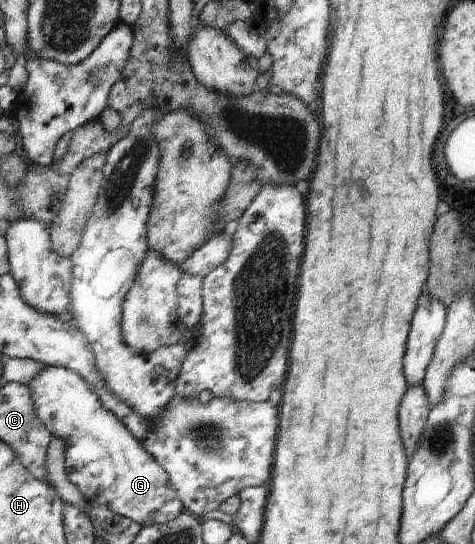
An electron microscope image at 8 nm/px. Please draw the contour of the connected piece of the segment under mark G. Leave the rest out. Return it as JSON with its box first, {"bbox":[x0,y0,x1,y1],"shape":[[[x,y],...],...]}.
{"bbox":[29,367,185,527],"shape":[[[62,367],[45,368],[29,385],[35,413],[44,428],[54,437],[60,437],[65,446],[65,469],[70,482],[78,487],[81,495],[102,507],[108,507],[120,516],[129,518],[141,527],[170,522],[185,512],[185,506],[177,498],[168,473],[148,454],[134,435],[114,413],[107,411],[94,389],[74,371]]]}

